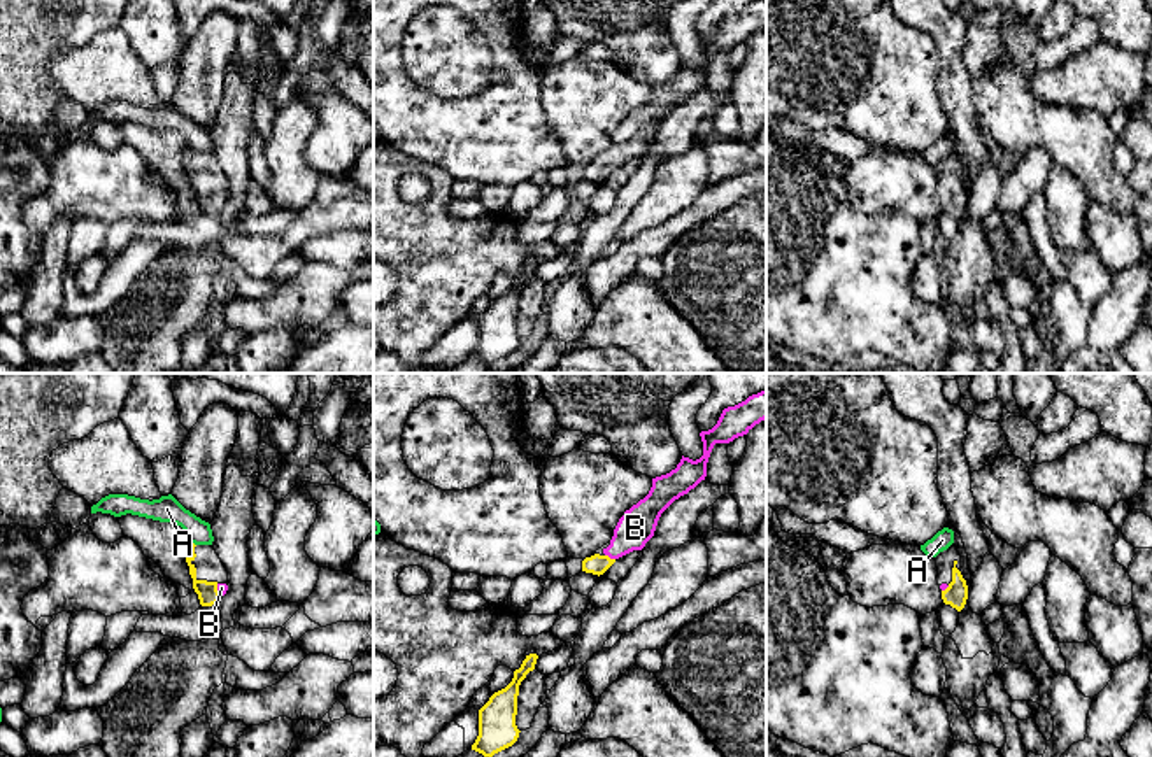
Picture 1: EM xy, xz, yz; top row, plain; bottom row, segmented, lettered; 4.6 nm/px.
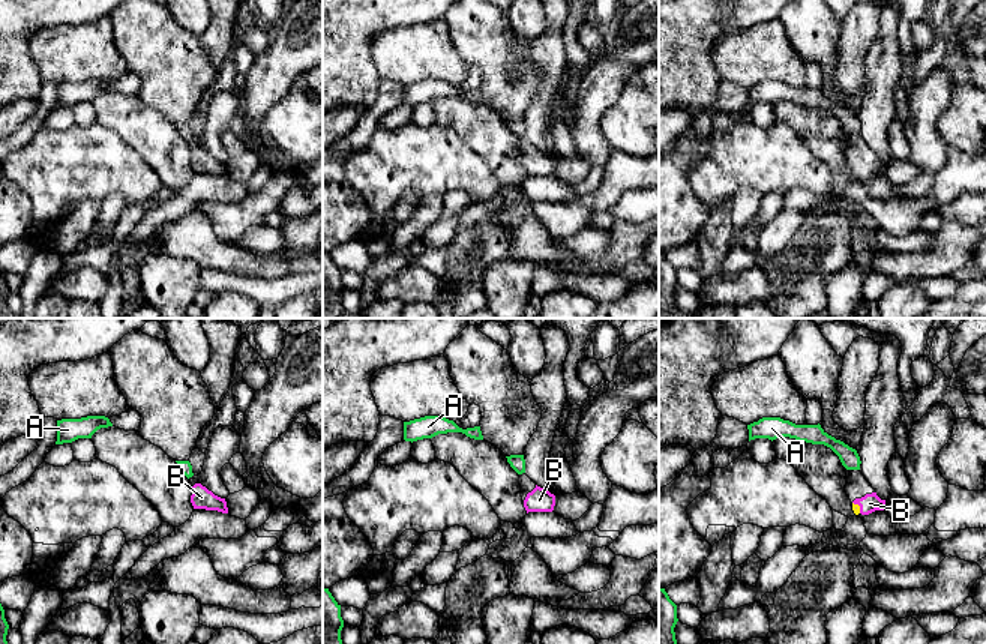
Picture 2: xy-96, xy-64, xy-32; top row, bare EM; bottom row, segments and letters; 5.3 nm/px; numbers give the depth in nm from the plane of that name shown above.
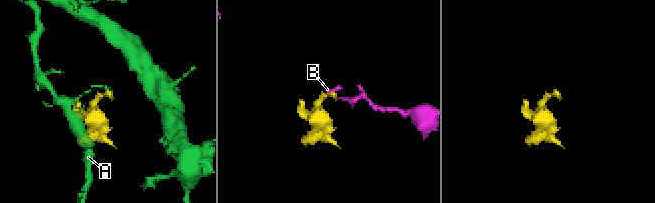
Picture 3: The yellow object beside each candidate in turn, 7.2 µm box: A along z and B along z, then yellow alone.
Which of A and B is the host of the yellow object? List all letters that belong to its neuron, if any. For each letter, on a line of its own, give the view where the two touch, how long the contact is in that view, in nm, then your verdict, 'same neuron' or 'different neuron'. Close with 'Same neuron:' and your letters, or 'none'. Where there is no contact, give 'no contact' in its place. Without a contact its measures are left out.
A: meets yellow in xy; contact 30 nm long; different neuron
B: meets yellow in xz; contact 50 nm long; same neuron
Same neuron: B

